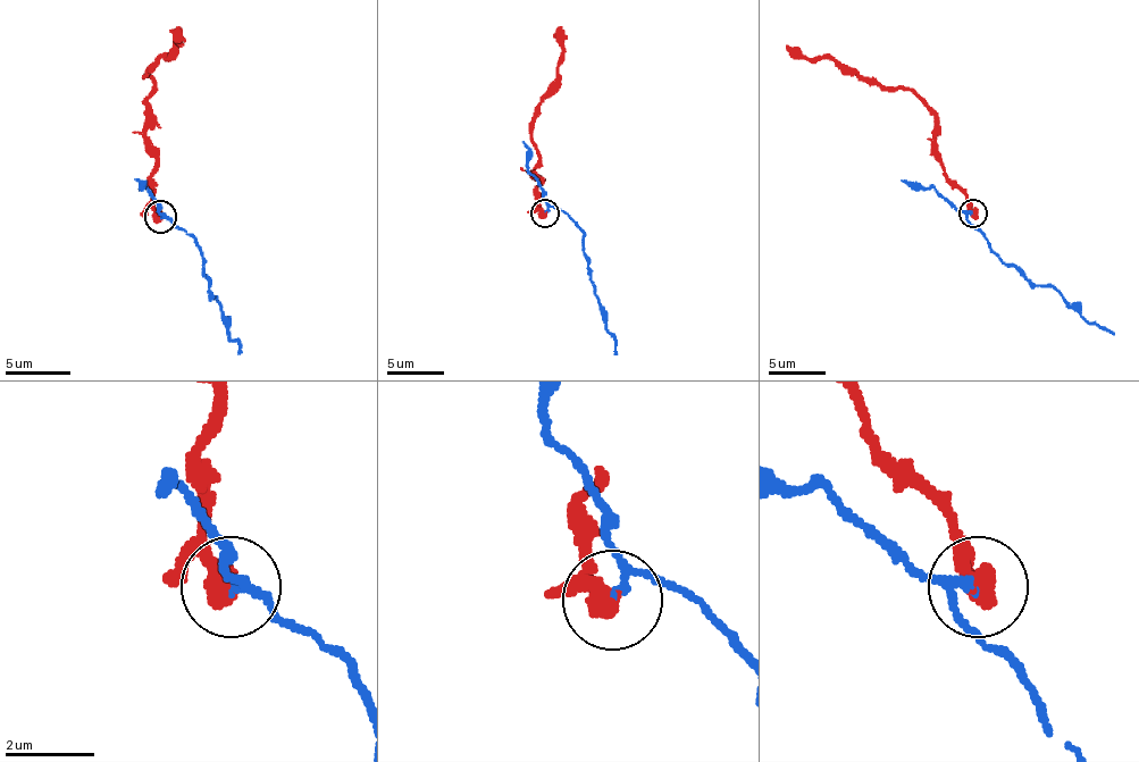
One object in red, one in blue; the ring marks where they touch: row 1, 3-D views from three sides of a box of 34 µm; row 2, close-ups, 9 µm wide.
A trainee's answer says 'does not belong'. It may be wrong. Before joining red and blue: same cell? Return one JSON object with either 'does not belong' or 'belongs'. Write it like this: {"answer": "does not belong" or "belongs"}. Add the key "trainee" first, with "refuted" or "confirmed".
{"trainee": "confirmed", "answer": "does not belong"}

